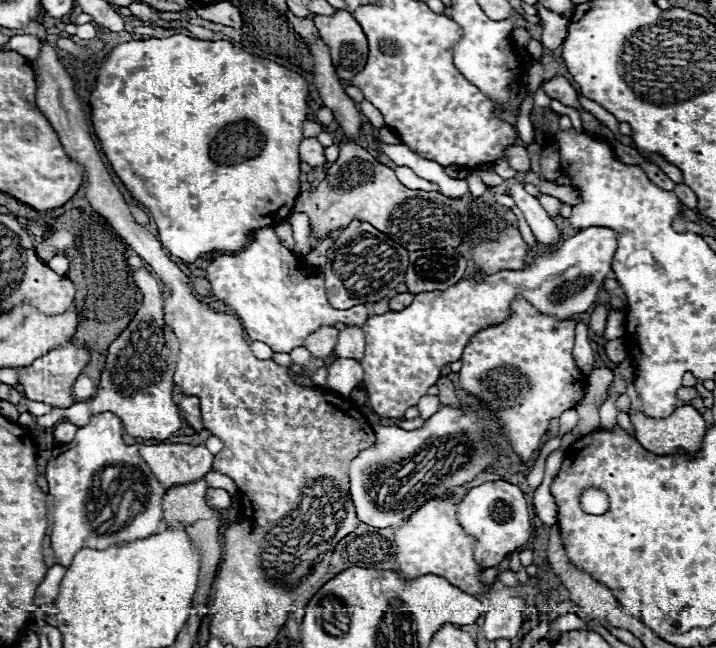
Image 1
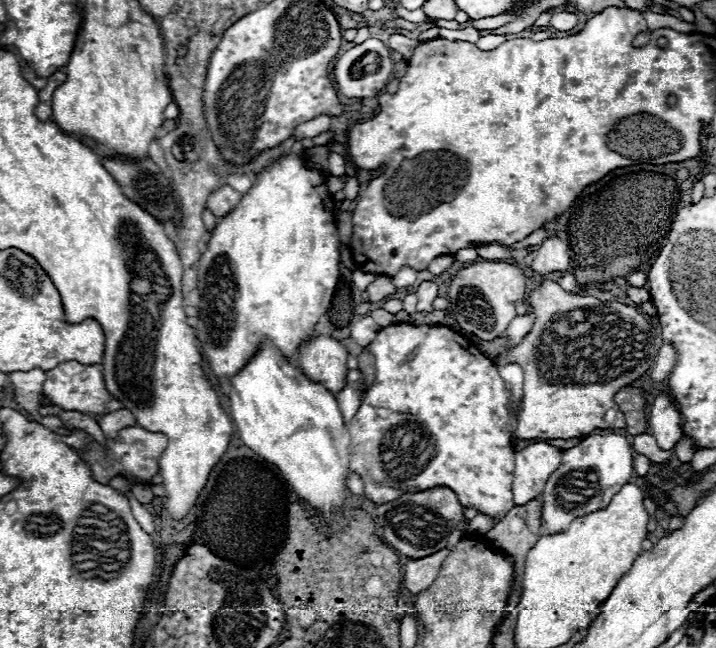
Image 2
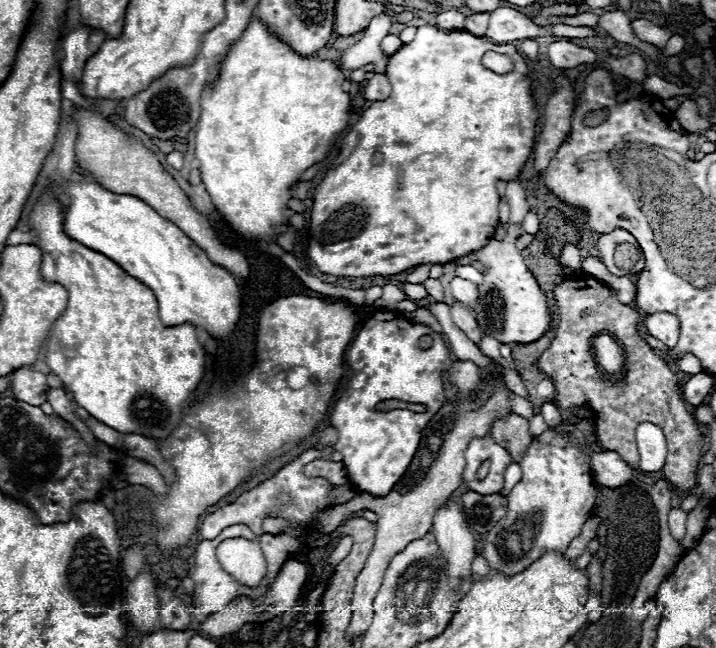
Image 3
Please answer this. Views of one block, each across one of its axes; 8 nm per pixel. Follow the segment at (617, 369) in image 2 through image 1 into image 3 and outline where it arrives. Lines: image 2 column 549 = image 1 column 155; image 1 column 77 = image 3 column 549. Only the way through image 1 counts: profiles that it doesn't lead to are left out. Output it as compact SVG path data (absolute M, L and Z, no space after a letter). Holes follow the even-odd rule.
M546 404L546 406L544 406L544 418L546 418L546 424L548 424L548 426L556 426L556 424L562 422L560 410L558 410L558 406L554 406L554 404Z

